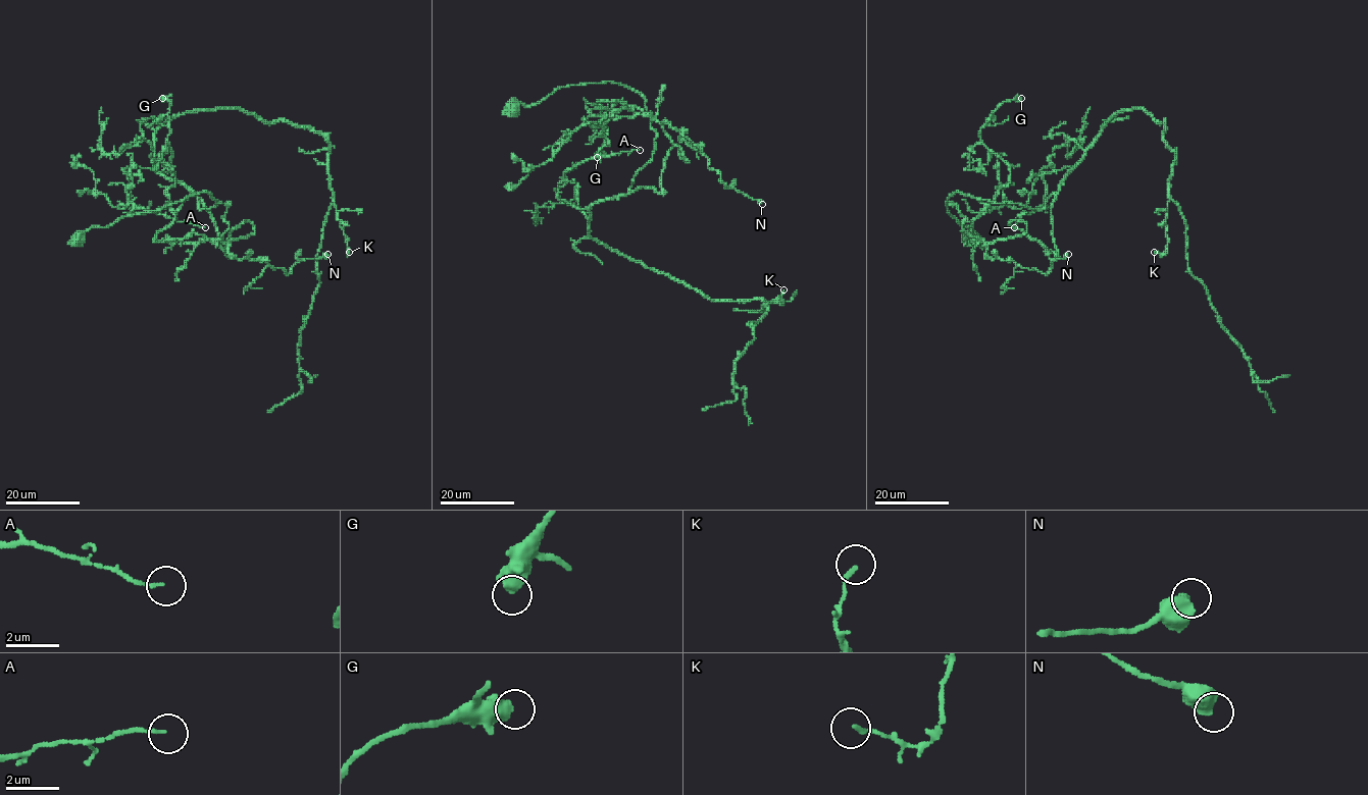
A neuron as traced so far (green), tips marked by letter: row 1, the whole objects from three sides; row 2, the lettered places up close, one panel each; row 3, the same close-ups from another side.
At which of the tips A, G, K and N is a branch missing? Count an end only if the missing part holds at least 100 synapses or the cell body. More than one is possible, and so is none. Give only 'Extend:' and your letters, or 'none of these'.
Extend: none of these

